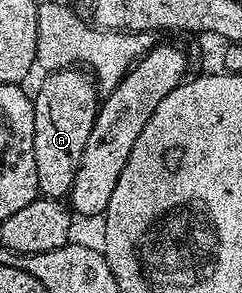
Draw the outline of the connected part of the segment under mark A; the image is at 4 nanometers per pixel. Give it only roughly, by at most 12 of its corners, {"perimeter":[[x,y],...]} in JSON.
{"perimeter":[[77,66],[32,95],[36,177],[62,201],[88,145],[100,88]]}

